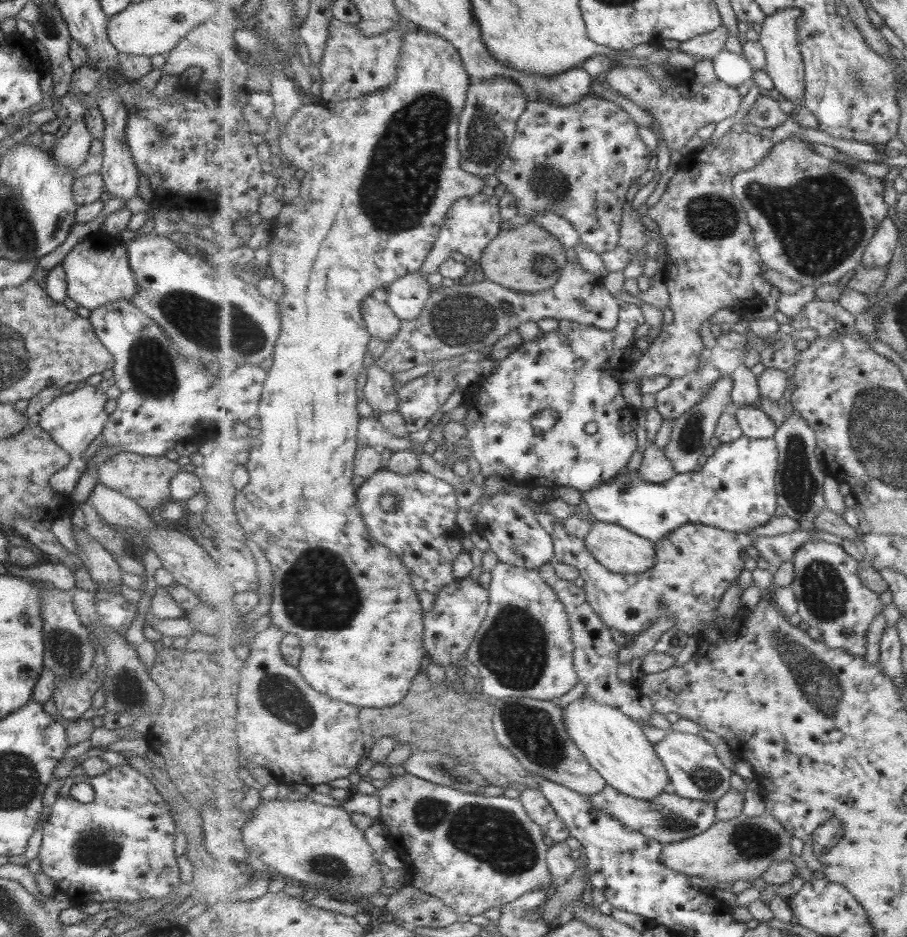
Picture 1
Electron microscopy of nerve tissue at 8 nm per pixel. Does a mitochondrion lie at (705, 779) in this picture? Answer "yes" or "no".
yes

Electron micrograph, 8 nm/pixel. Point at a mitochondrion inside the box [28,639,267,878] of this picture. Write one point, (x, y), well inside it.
(93, 848)

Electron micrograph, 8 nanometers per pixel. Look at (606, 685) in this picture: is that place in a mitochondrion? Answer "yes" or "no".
no

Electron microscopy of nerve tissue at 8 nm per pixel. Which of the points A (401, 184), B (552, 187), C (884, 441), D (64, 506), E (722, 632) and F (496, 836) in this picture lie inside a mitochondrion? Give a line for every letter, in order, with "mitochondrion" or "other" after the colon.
A: mitochondrion
B: mitochondrion
C: mitochondrion
D: other
E: other
F: mitochondrion

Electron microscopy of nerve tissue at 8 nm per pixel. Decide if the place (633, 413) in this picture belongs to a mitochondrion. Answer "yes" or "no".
no

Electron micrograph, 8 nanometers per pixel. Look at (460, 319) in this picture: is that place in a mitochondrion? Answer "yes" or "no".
yes

